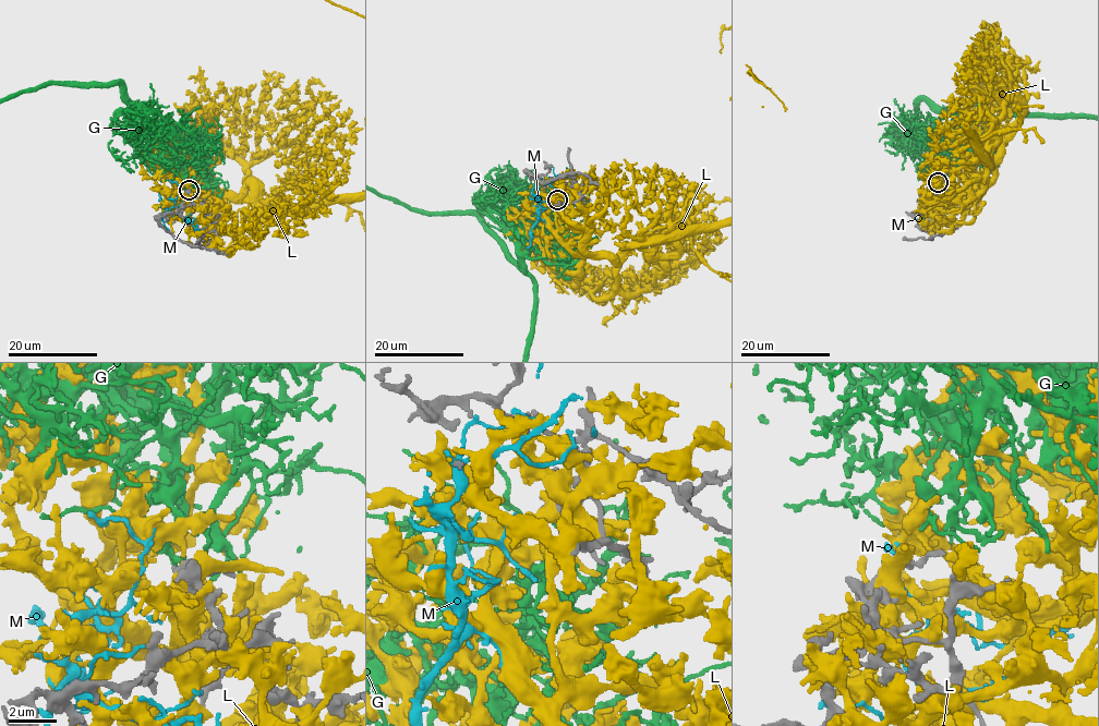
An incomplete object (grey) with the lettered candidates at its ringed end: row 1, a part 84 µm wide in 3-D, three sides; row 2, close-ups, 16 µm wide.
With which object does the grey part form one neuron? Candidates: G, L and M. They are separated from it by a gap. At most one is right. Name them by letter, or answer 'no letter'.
no letter

